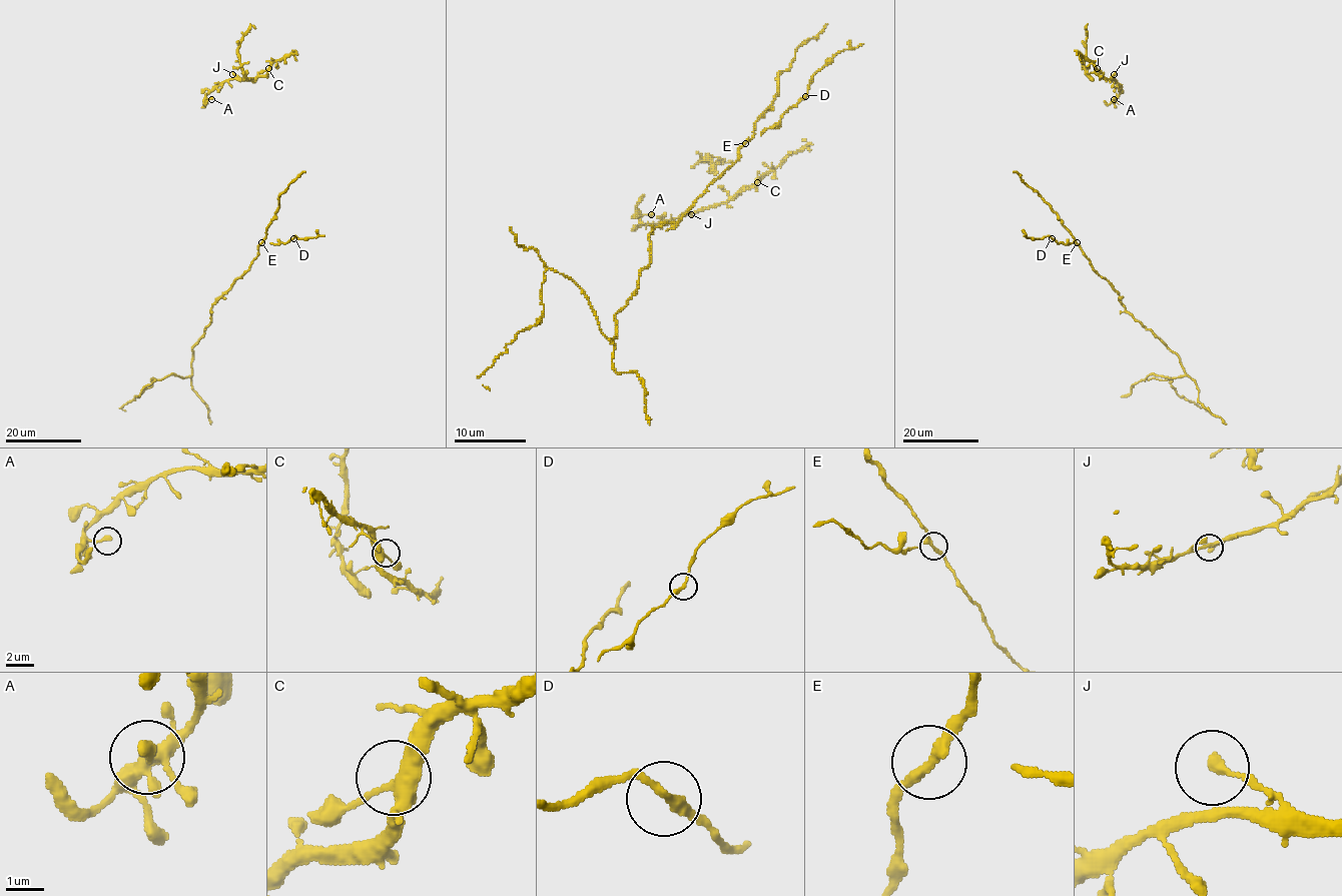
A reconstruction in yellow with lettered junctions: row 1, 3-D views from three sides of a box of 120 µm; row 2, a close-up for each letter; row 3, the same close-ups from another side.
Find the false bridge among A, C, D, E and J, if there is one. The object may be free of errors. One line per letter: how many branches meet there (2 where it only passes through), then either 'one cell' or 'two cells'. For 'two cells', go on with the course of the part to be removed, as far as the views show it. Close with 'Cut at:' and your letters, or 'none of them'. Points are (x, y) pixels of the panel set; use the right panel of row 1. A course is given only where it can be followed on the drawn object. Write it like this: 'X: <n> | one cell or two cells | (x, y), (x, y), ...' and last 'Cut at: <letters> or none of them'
A: 1 | one cell
C: 4 | one cell
D: 2 | one cell
E: 2 | two cells | (1076, 243), (1126, 309), (1178, 356), (1185, 374), (1151, 373), (1143, 379), (1168, 379), (1180, 396), (1208, 410)
J: 1 | one cell
Cut at: E

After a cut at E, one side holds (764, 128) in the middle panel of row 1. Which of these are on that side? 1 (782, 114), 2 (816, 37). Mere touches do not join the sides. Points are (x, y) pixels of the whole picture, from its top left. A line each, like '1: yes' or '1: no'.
1: yes
2: no

